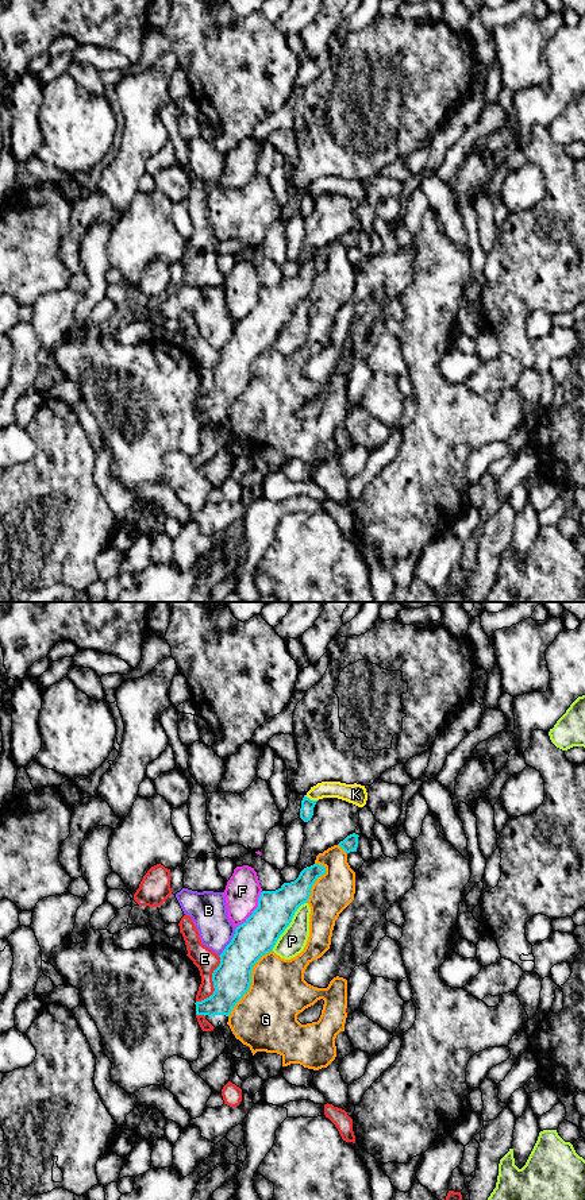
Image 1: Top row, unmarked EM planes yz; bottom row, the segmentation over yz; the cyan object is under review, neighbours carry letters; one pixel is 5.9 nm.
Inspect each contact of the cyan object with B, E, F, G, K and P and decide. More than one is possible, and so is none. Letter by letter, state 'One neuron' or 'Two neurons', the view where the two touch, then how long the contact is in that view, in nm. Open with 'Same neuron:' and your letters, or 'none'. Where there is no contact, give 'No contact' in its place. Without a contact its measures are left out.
Same neuron: none
B: Two neurons. Touches cyan in yz. Shared border 200 nm
E: Two neurons. Touches cyan in yz. Shared border 320 nm
F: Two neurons. Touches cyan in yz. Shared border 280 nm
G: Two neurons. Touches cyan in yz. Shared border 480 nm
K: Two neurons. Touches cyan in yz. Shared border 90 nm
P: Two neurons. Touches cyan in yz. Shared border 360 nm

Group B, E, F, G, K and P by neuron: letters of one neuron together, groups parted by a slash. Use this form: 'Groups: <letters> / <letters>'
Groups: B / E / F / G / K / P

